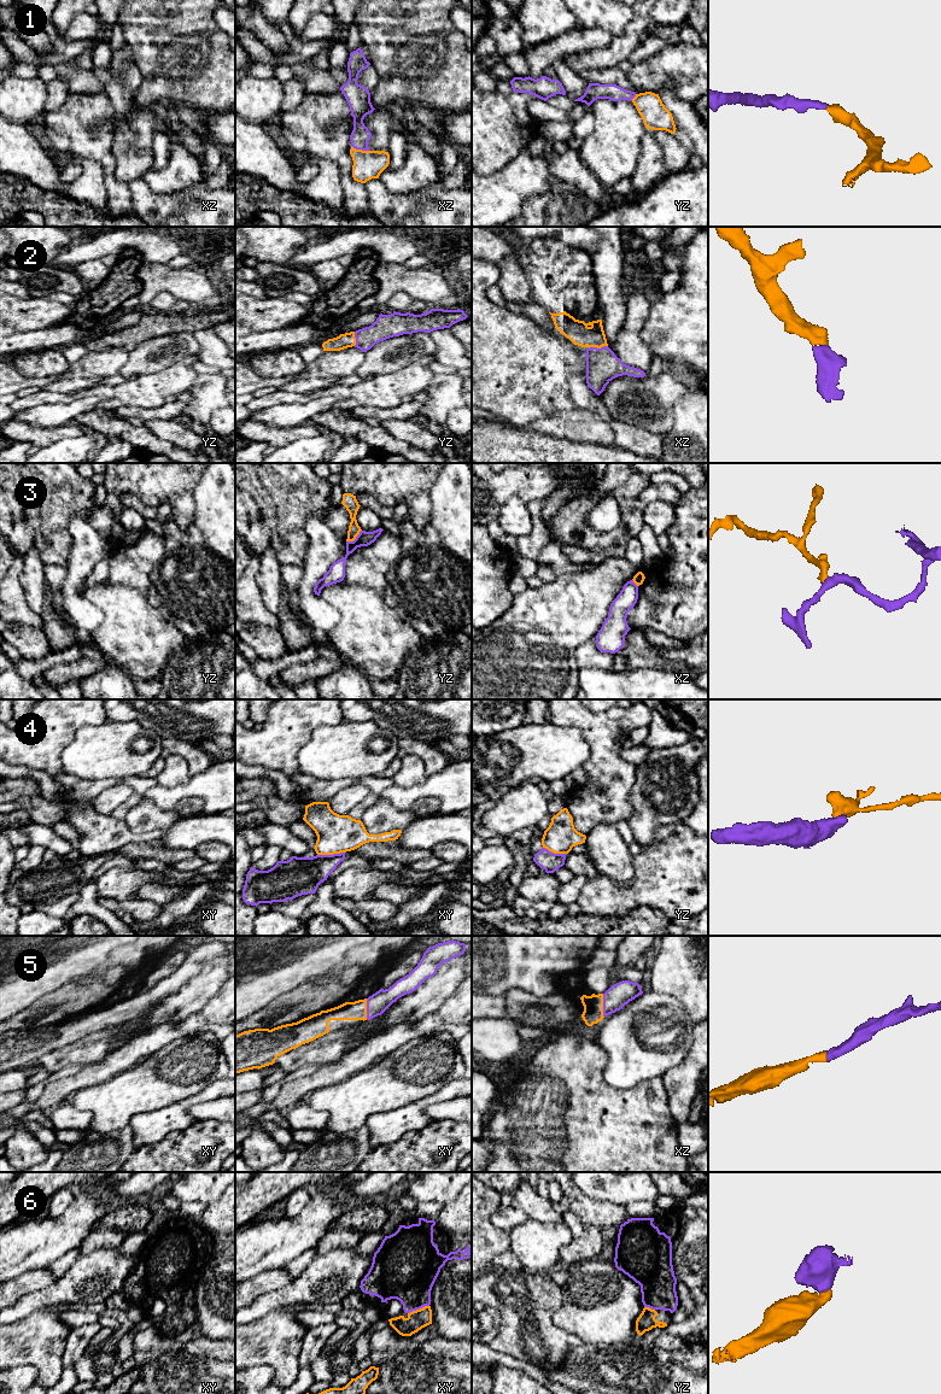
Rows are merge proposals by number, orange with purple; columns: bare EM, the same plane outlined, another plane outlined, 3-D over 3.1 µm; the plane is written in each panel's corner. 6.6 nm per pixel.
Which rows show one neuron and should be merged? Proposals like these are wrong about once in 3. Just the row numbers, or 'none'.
1, 2, 5, 6

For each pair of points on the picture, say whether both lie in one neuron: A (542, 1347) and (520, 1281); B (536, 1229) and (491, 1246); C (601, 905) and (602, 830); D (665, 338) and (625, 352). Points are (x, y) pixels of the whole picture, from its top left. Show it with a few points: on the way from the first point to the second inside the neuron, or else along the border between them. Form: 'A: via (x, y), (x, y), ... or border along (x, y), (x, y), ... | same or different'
A: via (527, 1330), (526, 1302), (521, 1298) | same
B: border along (507, 1233), (510, 1248) | different
C: border along (597, 872), (607, 876), (617, 884), (626, 886) | different
D: border along (647, 315), (640, 337), (654, 353) | different

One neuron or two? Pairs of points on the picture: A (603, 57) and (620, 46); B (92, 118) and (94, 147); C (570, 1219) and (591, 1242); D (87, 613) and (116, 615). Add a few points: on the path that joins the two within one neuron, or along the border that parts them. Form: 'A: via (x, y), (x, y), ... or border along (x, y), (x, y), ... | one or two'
A: via (607, 57), (617, 50) | one
B: via (86, 126), (87, 140) | one
C: border along (585, 1226), (584, 1231), (573, 1239) | two
D: border along (83, 595), (103, 613), (103, 621), (89, 637) | two

